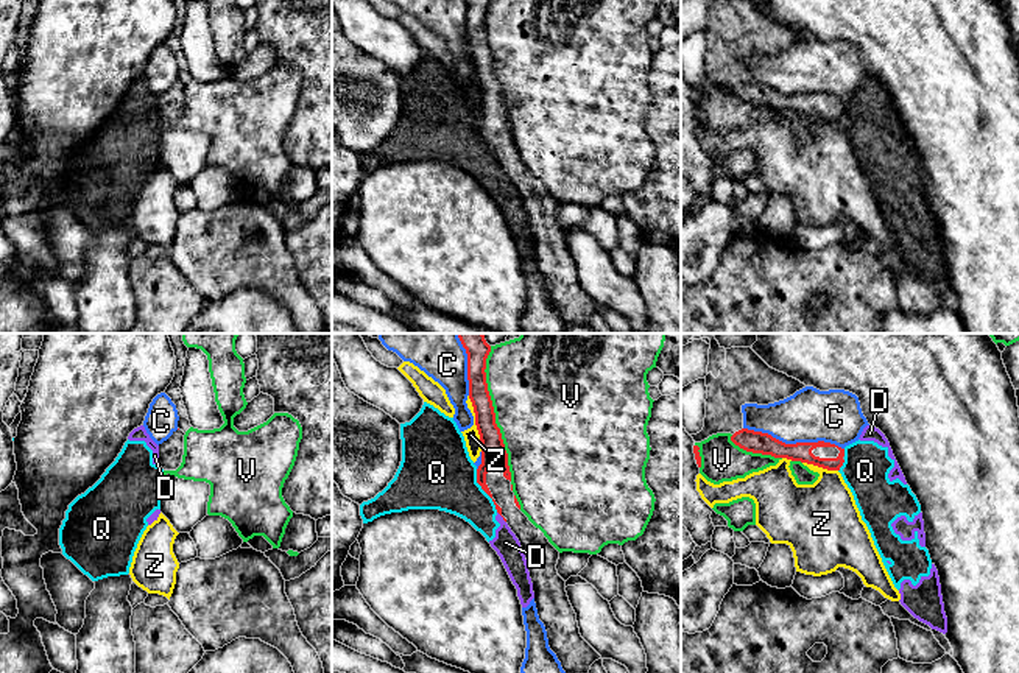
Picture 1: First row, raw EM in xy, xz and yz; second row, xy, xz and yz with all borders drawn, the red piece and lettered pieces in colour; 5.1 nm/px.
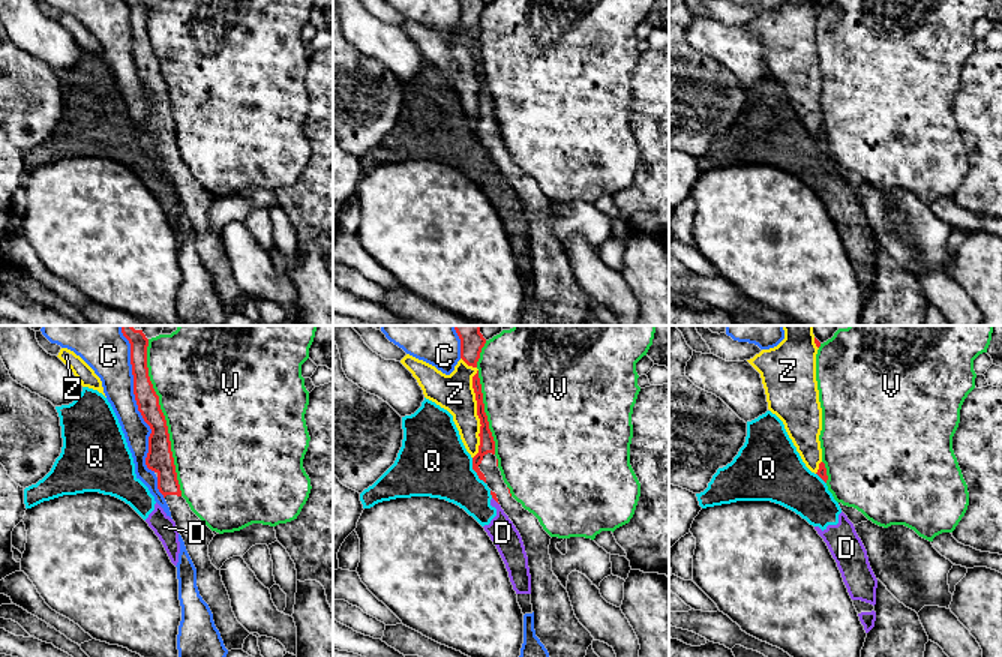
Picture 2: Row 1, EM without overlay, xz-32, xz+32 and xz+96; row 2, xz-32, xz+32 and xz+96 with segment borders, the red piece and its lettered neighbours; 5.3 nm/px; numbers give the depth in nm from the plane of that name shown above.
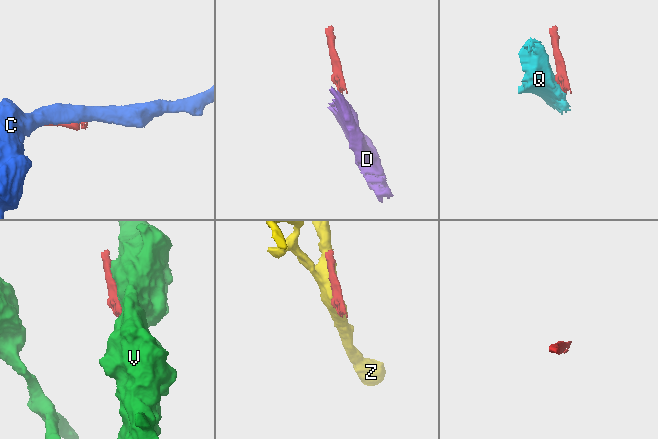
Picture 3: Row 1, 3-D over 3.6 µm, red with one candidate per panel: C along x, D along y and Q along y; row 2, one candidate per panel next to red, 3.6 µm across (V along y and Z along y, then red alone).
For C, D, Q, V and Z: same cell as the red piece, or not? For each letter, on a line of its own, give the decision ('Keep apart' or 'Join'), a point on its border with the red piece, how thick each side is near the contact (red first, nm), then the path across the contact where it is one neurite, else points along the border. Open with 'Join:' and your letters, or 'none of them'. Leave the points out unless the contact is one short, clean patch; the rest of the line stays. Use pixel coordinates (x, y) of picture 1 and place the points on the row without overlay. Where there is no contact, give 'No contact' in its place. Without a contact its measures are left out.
Join: none of them
C: Keep apart. Touches red at yz (793, 95). Thickness 110 nm (red) against 280 nm
D: Keep apart. Touches red at xz (502, 167). Thickness 50 nm (red) against 130 nm. Boundary: xz (497, 162), (505, 173)
Q: Keep apart. Touches red at xz (483, 140). Thickness 130 nm (red) against 360 nm. Boundary: xz (476, 120), (476, 133), (491, 150), (497, 162)
V: Keep apart. Touches red at xz (494, 66). Thickness 130 nm (red) against 500 nm
Z: Keep apart. Touches red at xz (476, 75). Thickness 130 nm (red) against 80 nm

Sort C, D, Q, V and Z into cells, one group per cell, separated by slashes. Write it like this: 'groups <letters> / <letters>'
groups C / D Q / V / Z

